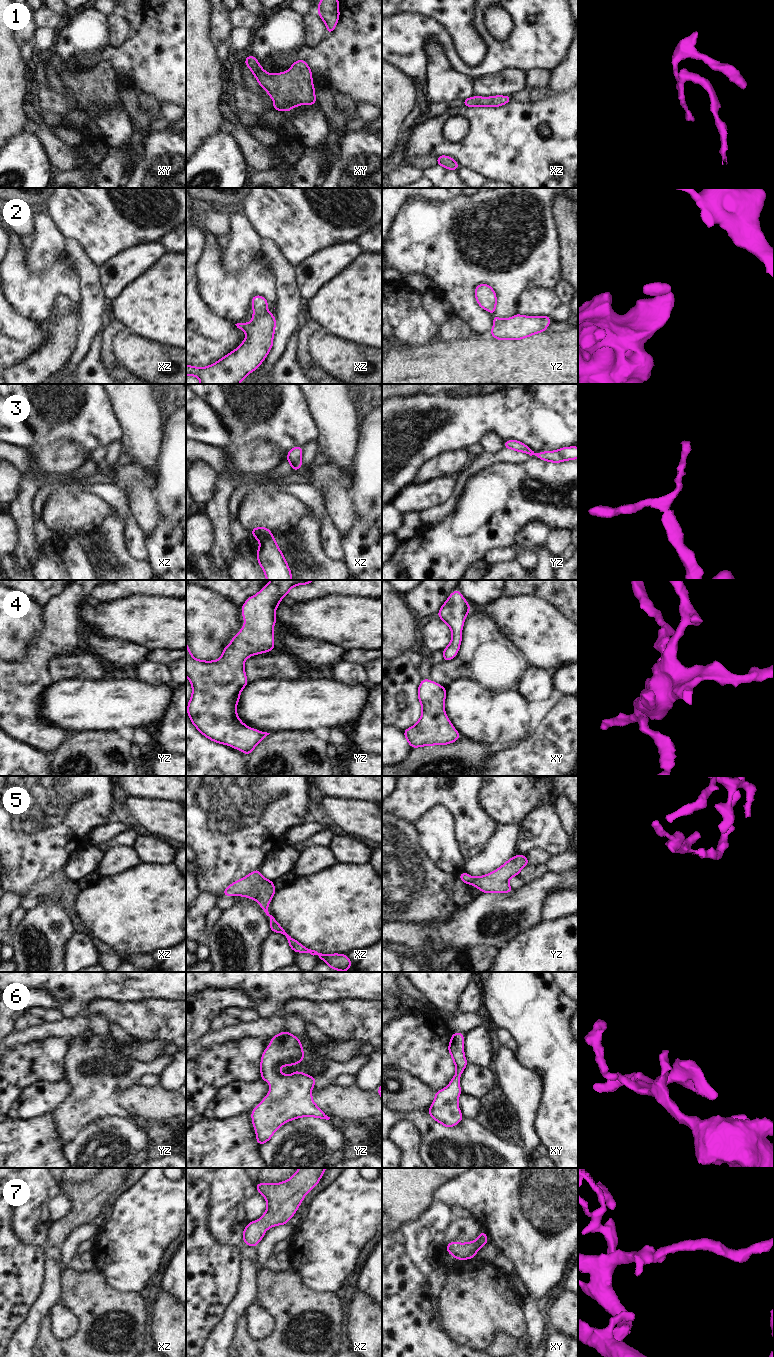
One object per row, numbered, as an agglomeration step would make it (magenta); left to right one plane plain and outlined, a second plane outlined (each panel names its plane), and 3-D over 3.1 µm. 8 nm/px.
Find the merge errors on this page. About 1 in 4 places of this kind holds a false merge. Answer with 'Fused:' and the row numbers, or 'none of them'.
Fused: 3.

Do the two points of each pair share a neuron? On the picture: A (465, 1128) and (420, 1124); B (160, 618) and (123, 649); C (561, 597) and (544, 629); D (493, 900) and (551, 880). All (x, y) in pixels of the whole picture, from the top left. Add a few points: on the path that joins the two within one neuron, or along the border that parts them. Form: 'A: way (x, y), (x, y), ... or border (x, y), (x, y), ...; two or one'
A: way (453, 1133), (430, 1133); one
B: border (107, 638), (130, 641), (145, 647), (149, 651); two
C: border (534, 596), (543, 598), (567, 618); two
D: way (507, 901), (527, 901), (537, 892); one

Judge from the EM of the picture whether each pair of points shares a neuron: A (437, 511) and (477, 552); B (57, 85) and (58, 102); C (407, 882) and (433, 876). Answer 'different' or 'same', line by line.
A: different
B: different
C: same

